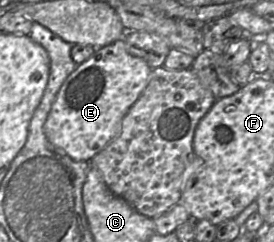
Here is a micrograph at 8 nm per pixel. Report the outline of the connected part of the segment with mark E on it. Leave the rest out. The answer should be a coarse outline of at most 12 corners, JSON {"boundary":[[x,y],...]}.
{"boundary":[[123,39],[67,77],[45,122],[91,161],[121,130],[152,68]]}

